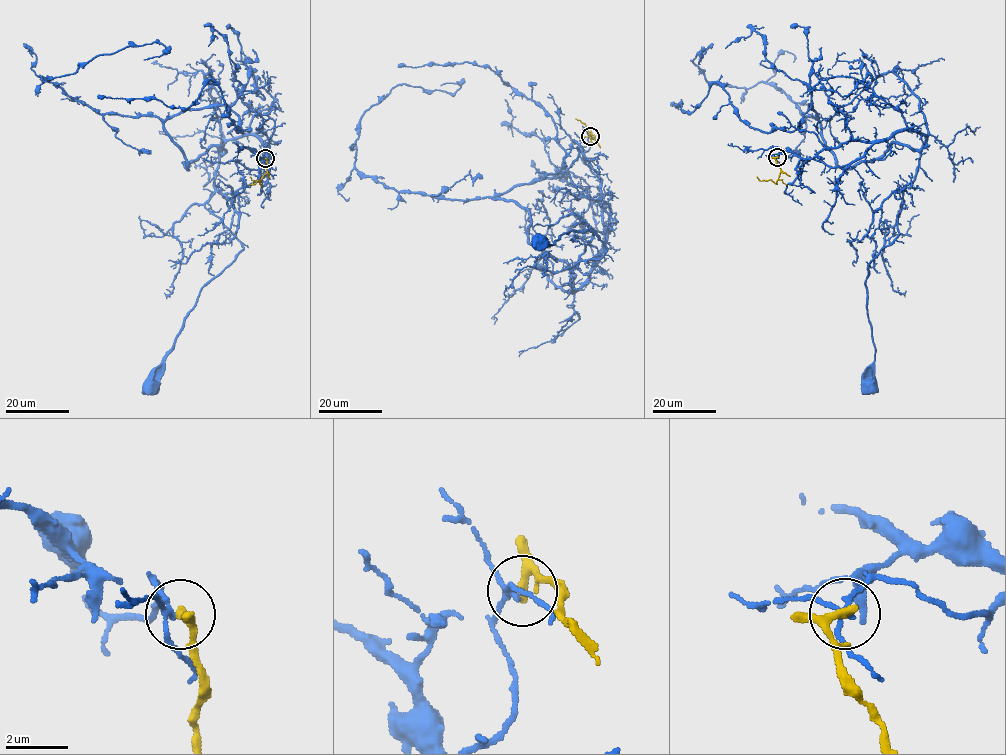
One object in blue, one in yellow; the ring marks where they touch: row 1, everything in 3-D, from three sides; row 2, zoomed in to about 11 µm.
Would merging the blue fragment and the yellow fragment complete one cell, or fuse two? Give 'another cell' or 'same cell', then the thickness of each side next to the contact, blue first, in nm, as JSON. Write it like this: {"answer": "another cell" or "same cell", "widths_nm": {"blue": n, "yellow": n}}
{"answer": "another cell", "widths_nm": {"blue": 140, "yellow": 240}}

